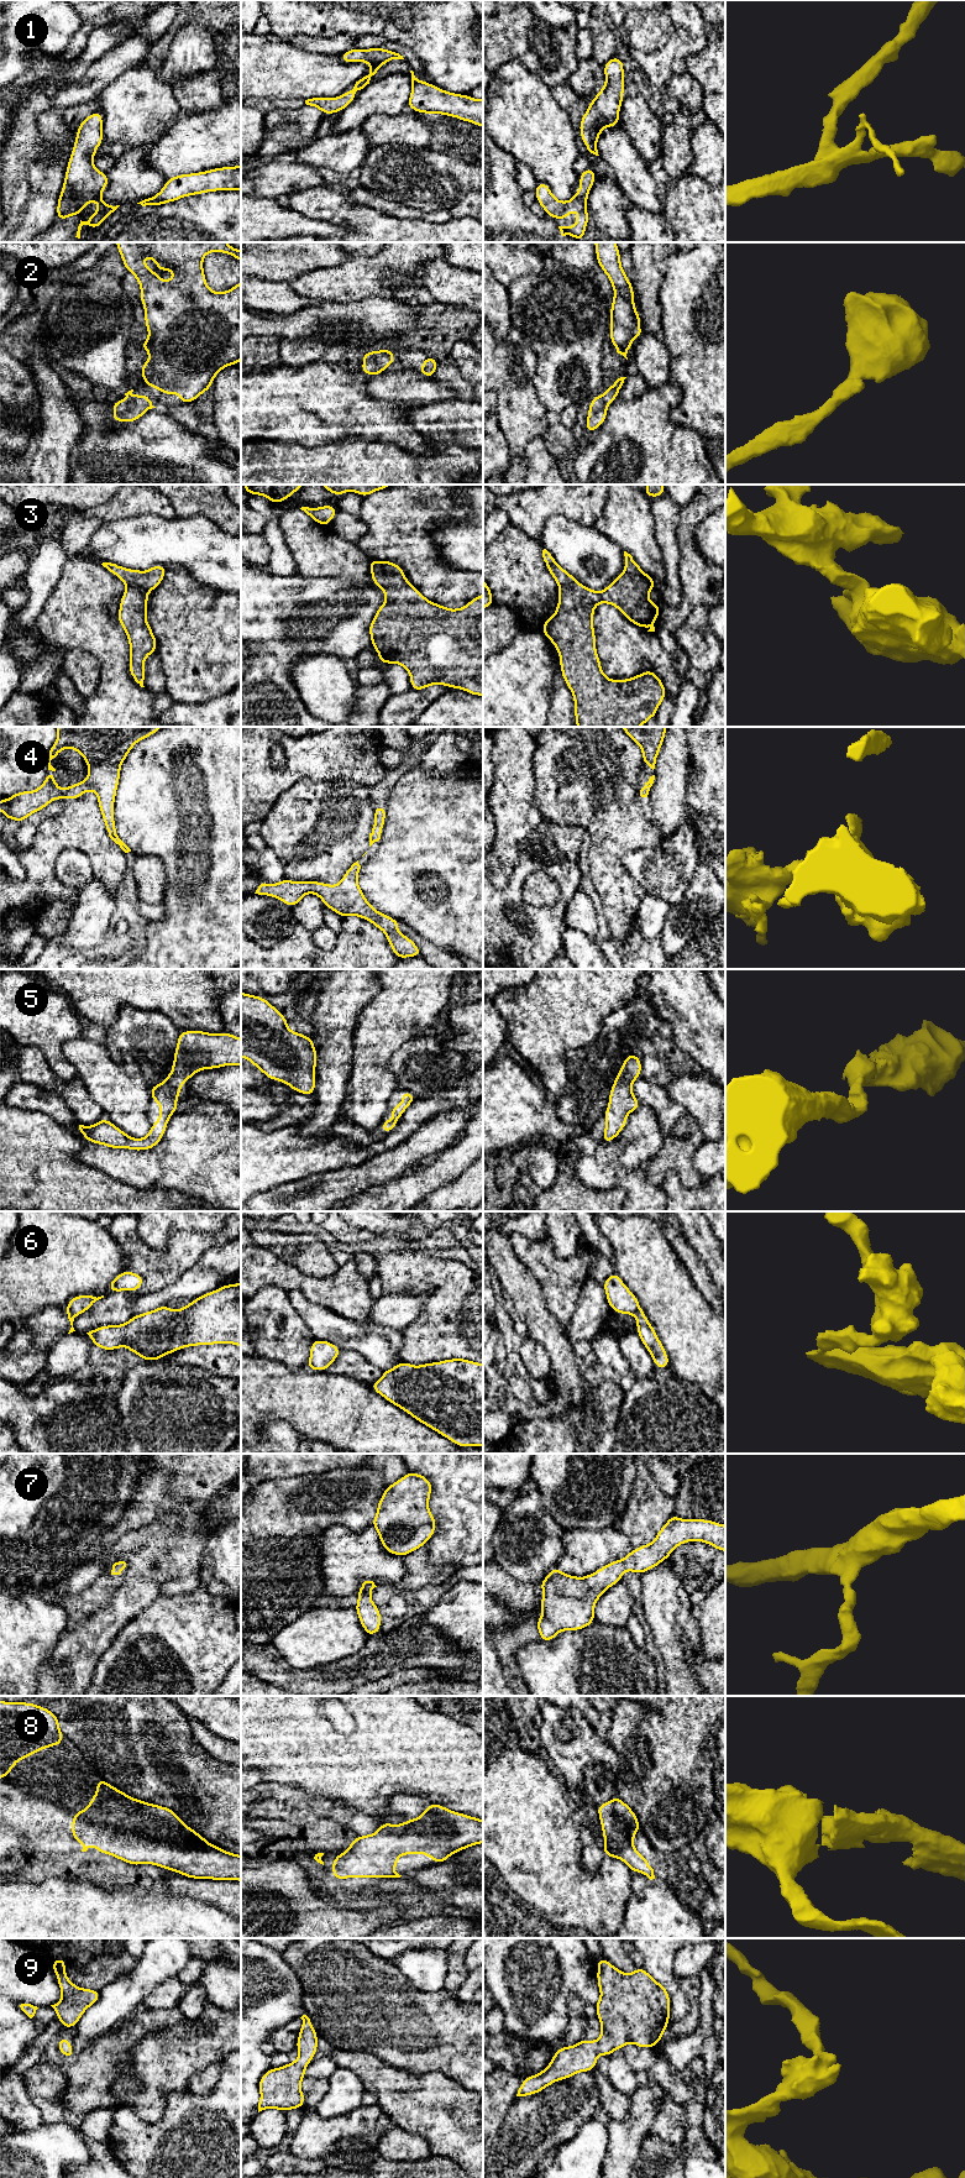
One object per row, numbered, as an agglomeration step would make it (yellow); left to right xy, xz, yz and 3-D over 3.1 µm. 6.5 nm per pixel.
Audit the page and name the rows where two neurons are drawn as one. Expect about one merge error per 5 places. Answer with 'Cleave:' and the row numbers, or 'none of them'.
Cleave: 3, 6

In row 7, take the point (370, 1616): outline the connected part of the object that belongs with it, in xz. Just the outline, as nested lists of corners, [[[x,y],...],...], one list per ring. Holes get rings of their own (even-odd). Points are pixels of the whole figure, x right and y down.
[[[365,1581],[357,1591],[358,1601],[355,1611],[358,1614],[361,1625],[368,1637],[381,1632],[381,1611],[379,1607],[372,1602],[371,1592],[377,1587],[373,1581]]]

